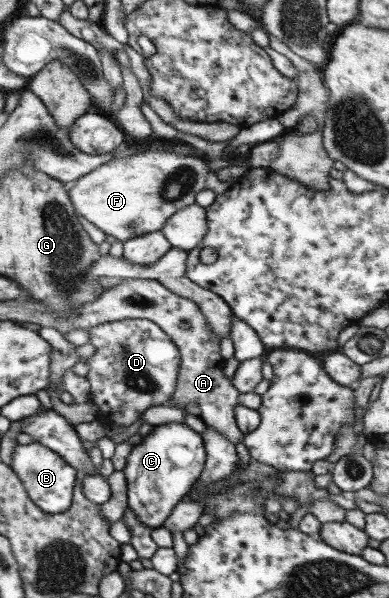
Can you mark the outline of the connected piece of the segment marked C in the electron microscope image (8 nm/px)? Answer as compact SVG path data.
M186 423L157 425L137 445L133 445L127 458L125 474L128 508L151 530L164 526L173 508L181 501L201 477L206 463L206 450L202 435Z

